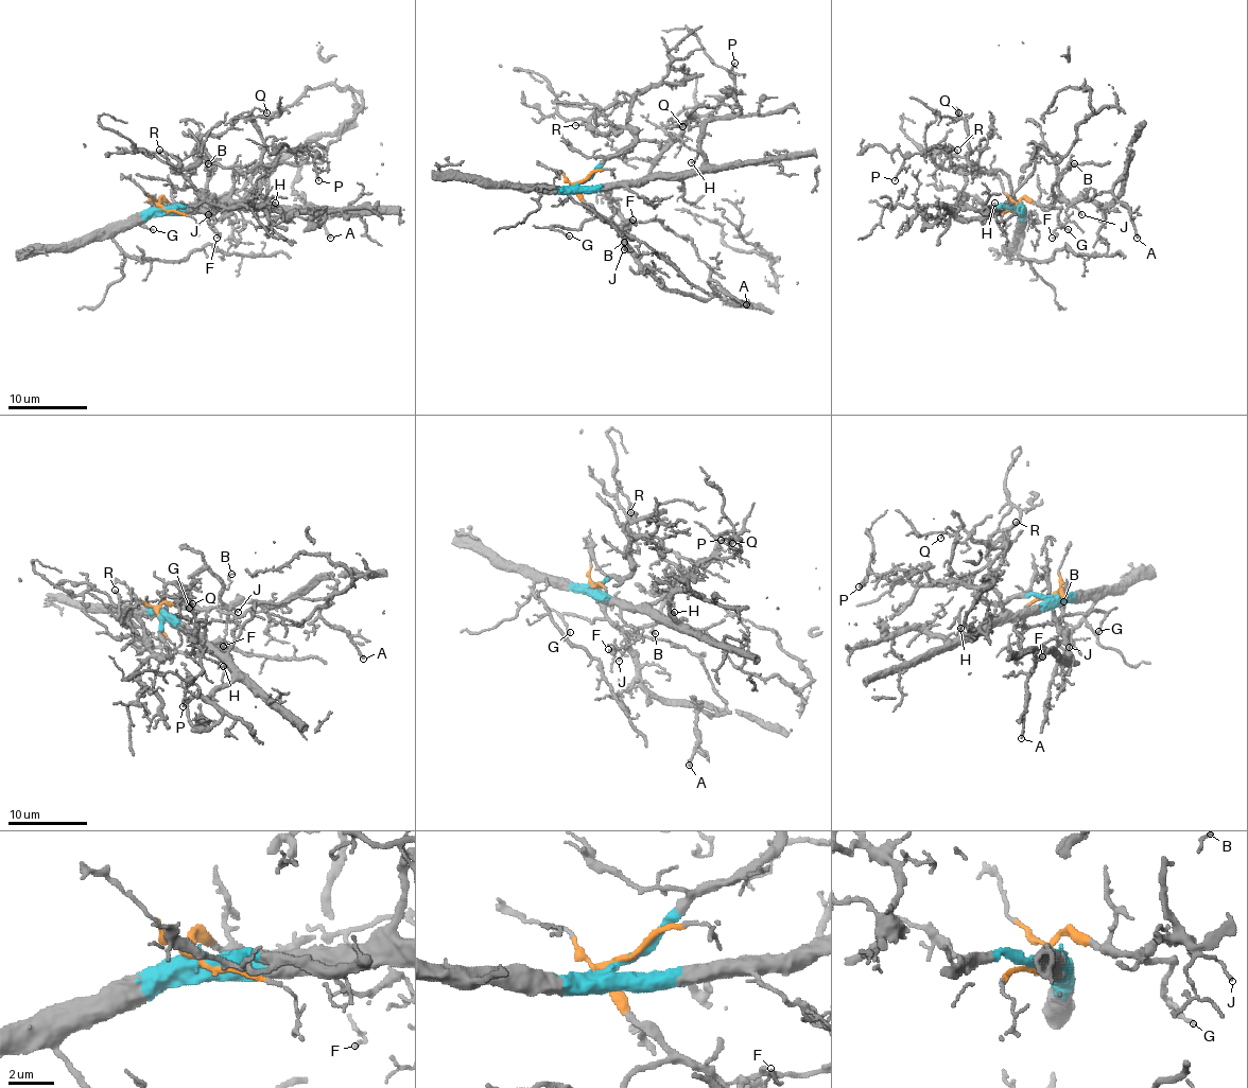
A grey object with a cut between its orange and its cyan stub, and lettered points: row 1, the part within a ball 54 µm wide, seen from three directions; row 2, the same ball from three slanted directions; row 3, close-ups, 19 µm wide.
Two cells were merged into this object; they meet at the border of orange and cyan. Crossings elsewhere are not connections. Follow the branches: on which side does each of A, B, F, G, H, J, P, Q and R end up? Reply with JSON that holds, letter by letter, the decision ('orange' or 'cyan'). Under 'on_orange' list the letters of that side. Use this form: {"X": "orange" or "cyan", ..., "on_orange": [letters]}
{"A": "orange", "B": "orange", "F": "orange", "G": "orange", "H": "cyan", "J": "orange", "P": "cyan", "Q": "cyan", "R": "cyan", "on_orange": ["A", "B", "F", "G", "J"]}

